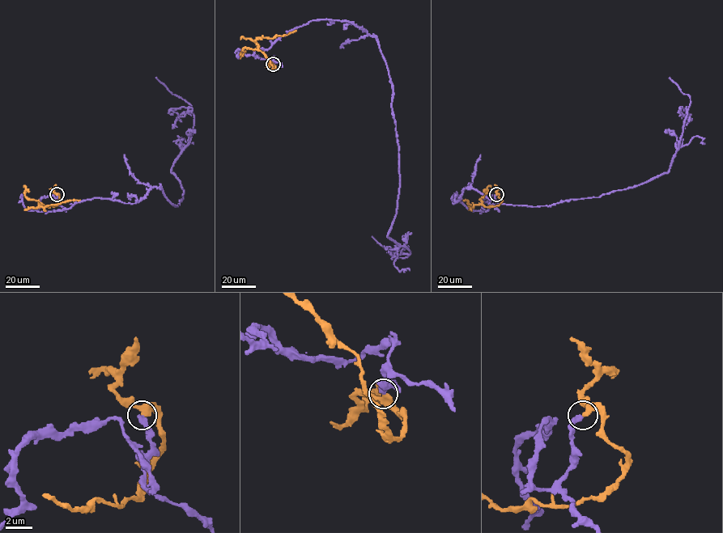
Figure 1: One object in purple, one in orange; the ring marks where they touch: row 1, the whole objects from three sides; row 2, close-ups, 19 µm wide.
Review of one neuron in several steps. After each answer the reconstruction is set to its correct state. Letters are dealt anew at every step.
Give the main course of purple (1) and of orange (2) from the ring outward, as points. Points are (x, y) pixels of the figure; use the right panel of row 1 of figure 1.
1: (496, 194), (483, 212), (452, 199), (469, 187), (500, 204), (549, 206), (666, 173), (691, 103), (669, 77)
2: (496, 194), (502, 201), (495, 206), (474, 205), (469, 207), (466, 200), (462, 200)

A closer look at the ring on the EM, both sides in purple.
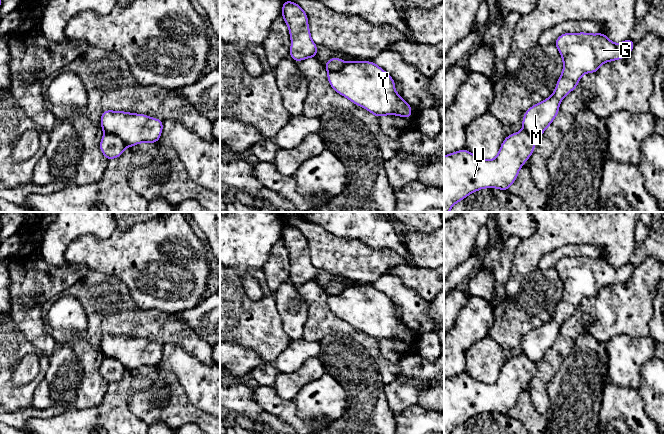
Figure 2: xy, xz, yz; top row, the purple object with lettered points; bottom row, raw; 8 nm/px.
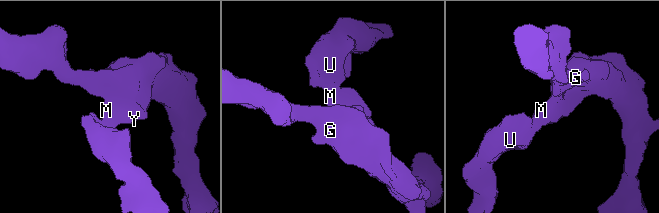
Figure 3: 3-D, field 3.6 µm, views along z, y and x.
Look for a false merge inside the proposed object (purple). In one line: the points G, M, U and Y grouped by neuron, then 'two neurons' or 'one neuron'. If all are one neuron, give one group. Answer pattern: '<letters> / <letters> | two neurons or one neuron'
G M Y / U | two neurons

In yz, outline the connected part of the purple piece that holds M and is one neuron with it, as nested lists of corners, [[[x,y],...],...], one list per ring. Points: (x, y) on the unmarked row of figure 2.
[[[603,256],[591,257],[563,257],[554,266],[563,283],[563,295],[560,299],[553,318],[539,327],[531,330],[522,343],[523,353],[533,362],[539,362],[558,339],[559,329],[563,322],[573,315],[580,302],[586,297],[596,297],[603,287],[620,284],[627,281],[633,274],[635,267],[626,263],[619,268],[613,267]]]

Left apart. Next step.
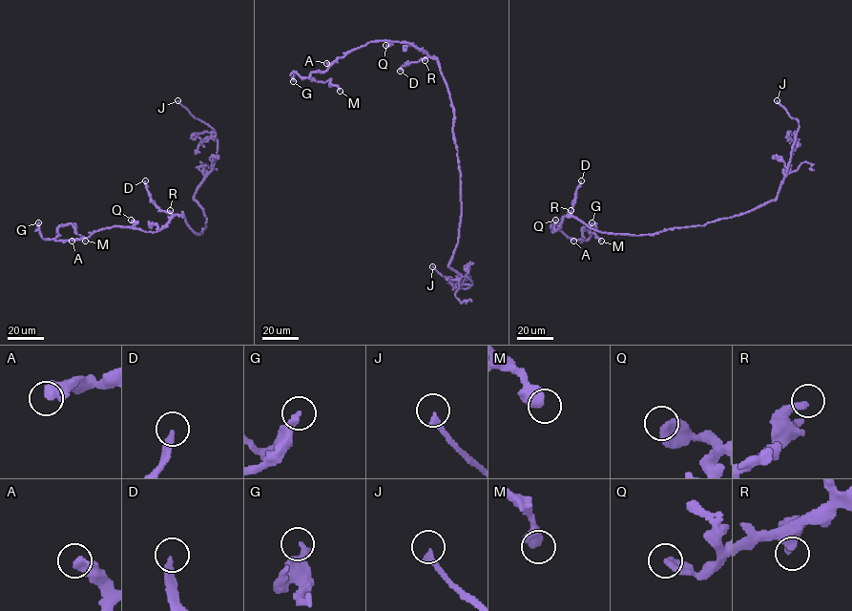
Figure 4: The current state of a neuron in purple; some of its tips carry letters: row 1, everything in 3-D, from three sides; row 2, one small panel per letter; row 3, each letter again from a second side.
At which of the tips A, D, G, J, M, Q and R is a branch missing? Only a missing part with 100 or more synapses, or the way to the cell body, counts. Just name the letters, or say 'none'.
D, J

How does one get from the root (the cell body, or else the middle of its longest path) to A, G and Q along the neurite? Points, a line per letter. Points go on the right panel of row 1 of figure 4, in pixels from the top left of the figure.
A: (635, 235), (600, 232), (566, 215), (553, 232), (550, 228), (558, 228), (568, 238), (575, 239), (573, 241)
G: (635, 235), (600, 232), (569, 215), (553, 232), (550, 228), (571, 239), (586, 241), (582, 229), (592, 222)
Q: (635, 235), (600, 232), (569, 215), (563, 218), (552, 232), (550, 226), (555, 220)

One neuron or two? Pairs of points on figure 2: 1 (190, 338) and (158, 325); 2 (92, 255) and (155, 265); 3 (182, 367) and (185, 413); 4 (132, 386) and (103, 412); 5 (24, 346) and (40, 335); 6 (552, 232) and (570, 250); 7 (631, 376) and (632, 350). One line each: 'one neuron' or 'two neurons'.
1: one neuron
2: one neuron
3: two neurons
4: one neuron
5: two neurons
6: two neurons
7: one neuron

